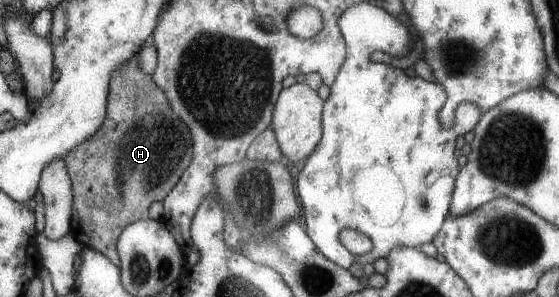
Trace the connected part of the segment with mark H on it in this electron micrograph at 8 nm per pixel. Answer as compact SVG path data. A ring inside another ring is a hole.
M138 54L124 62L112 75L110 95L107 103L107 118L86 142L76 144L65 157L66 170L72 185L71 233L84 247L98 250L120 266L120 255L116 250L122 232L138 220L148 219L148 206L167 198L175 184L183 178L184 171L192 162L193 135L187 124L172 112L171 102L164 90L156 84L154 76L142 72Z

